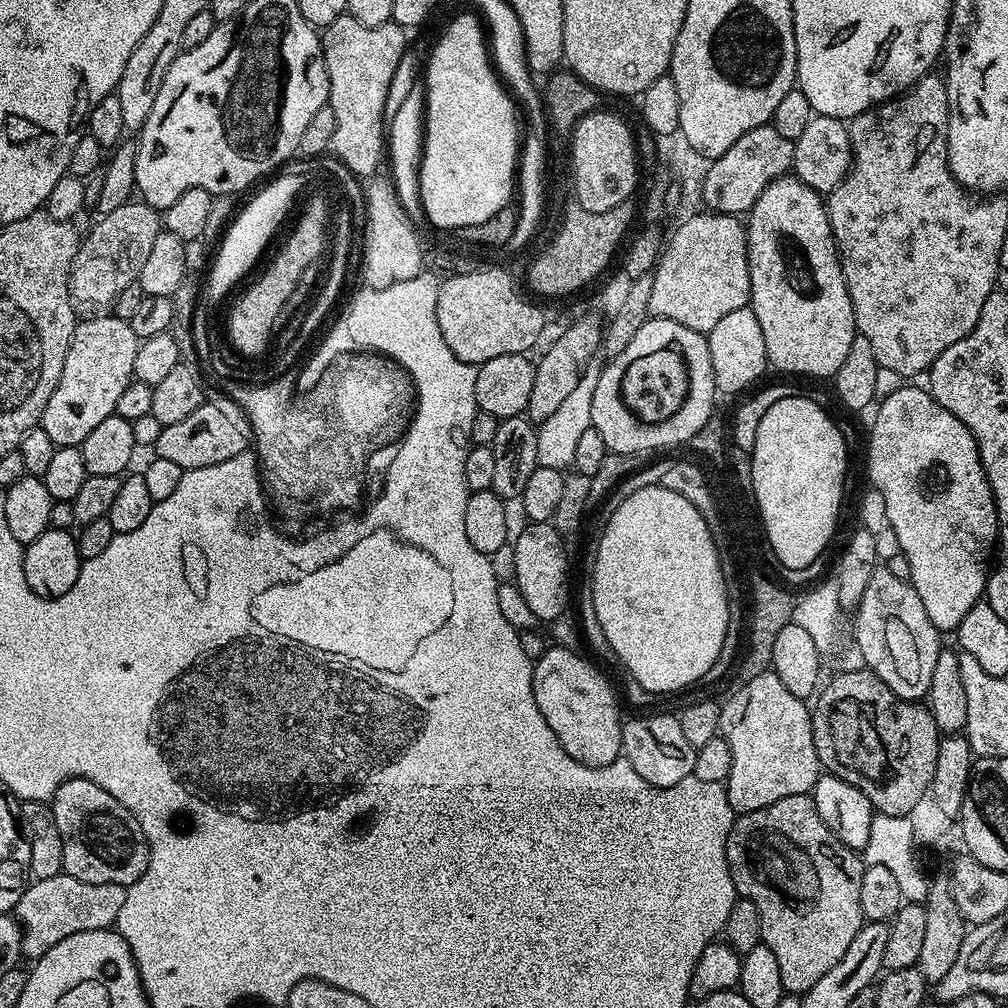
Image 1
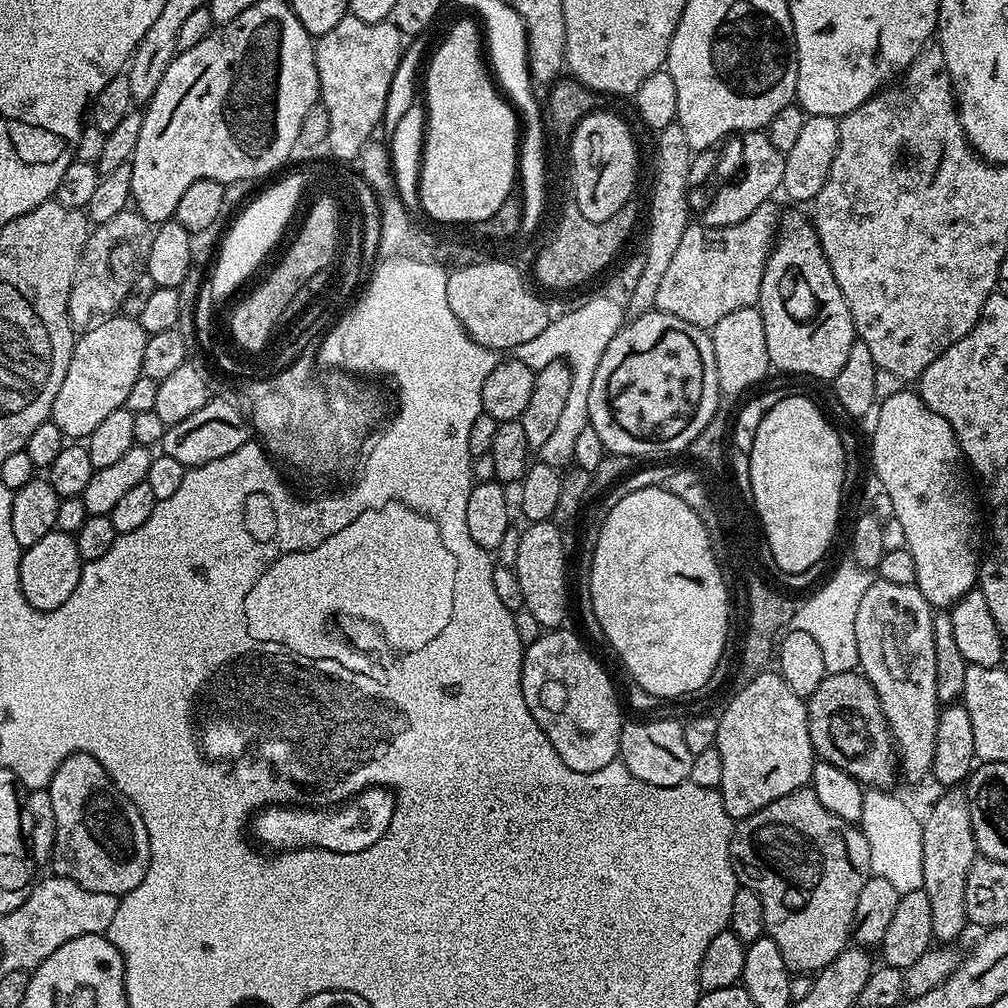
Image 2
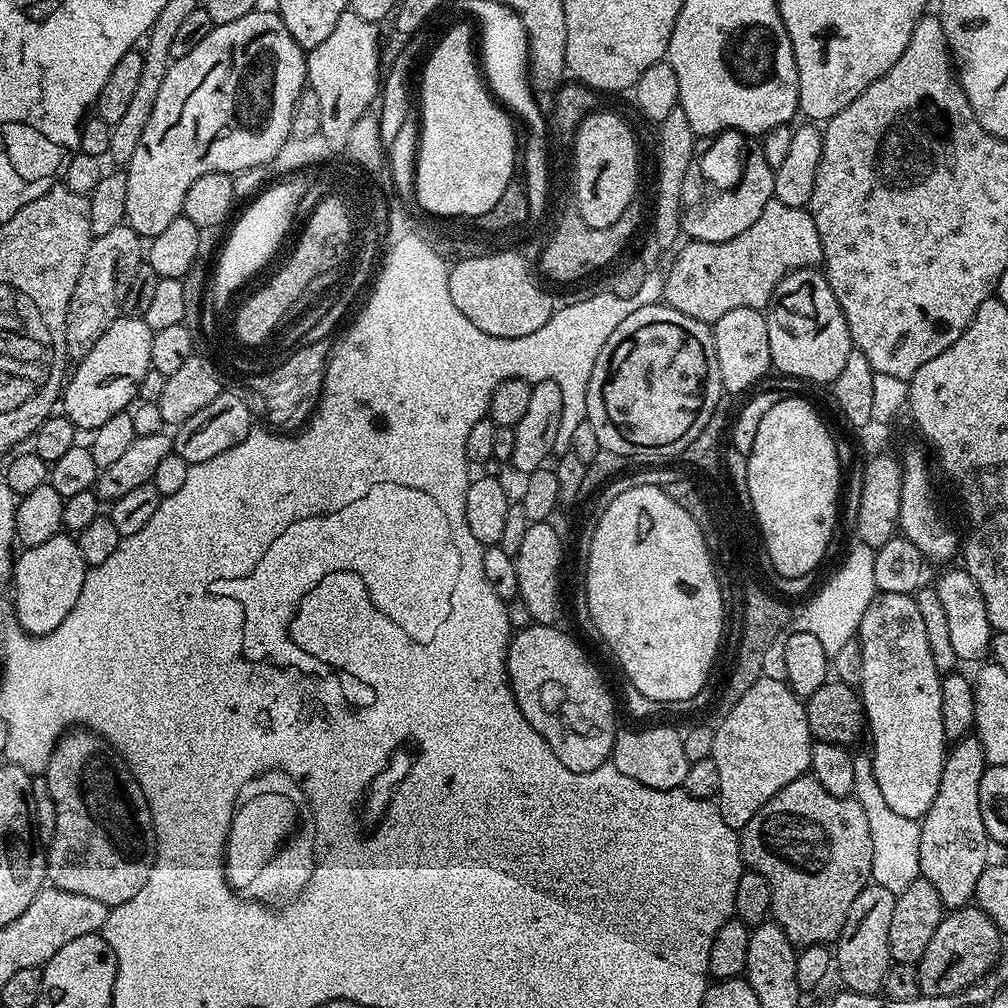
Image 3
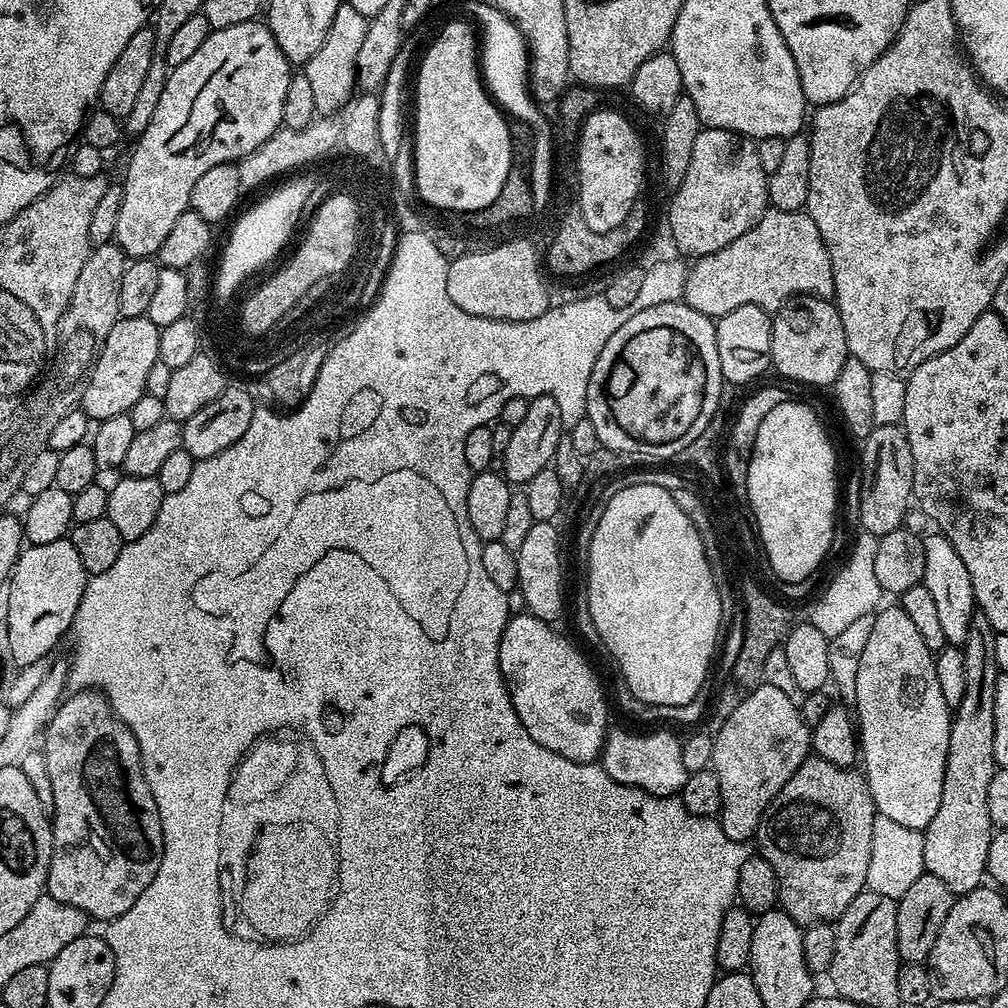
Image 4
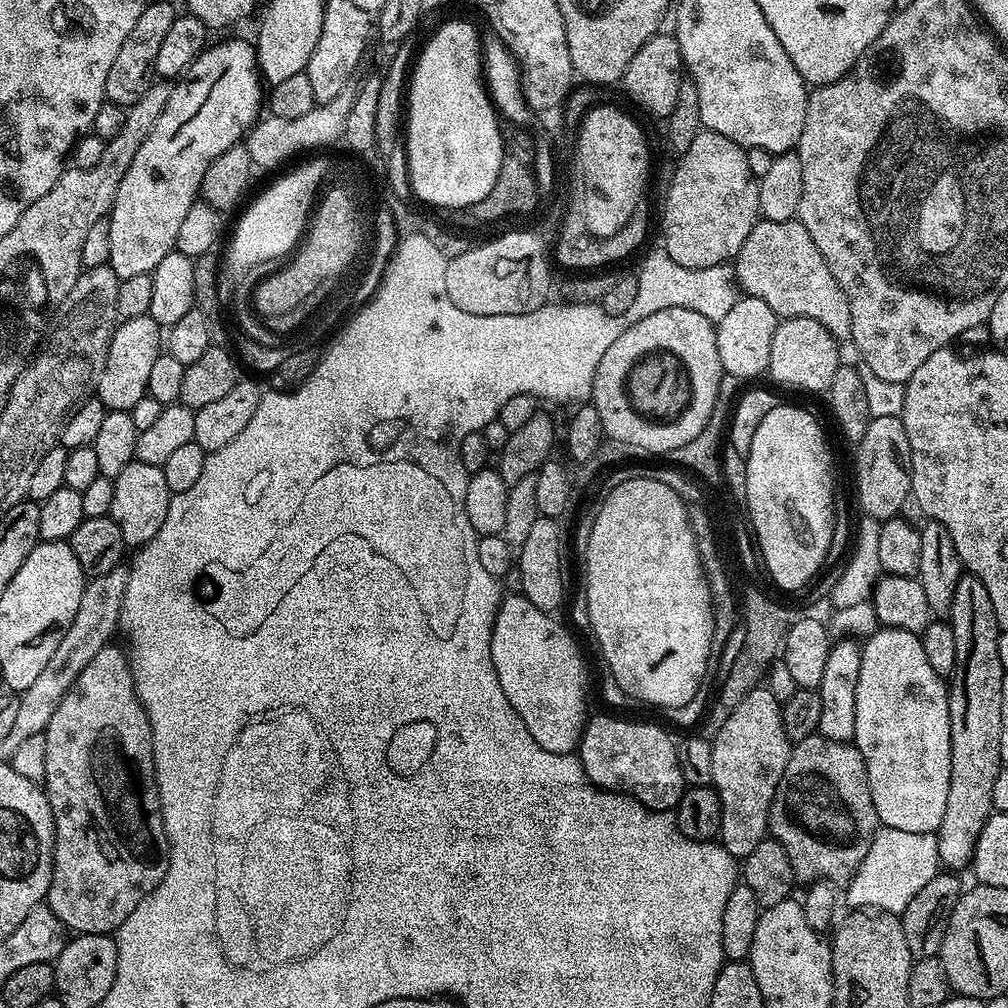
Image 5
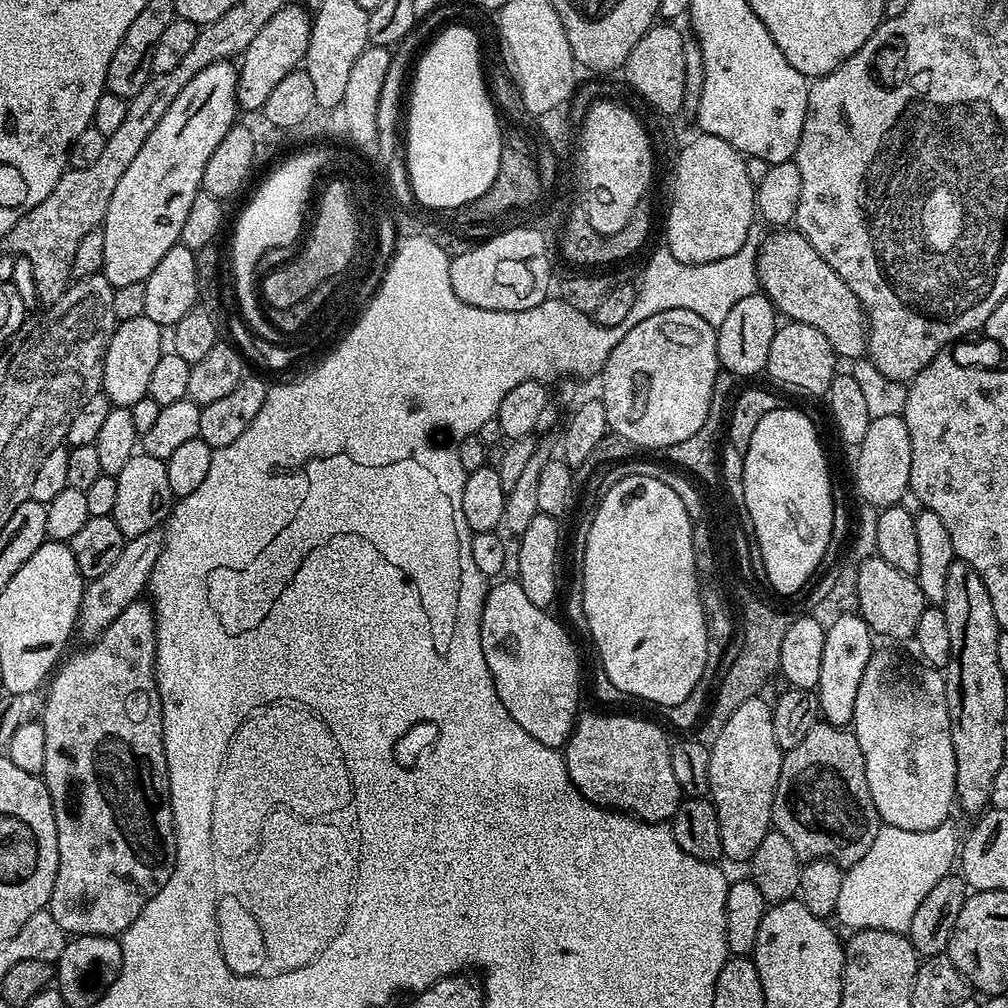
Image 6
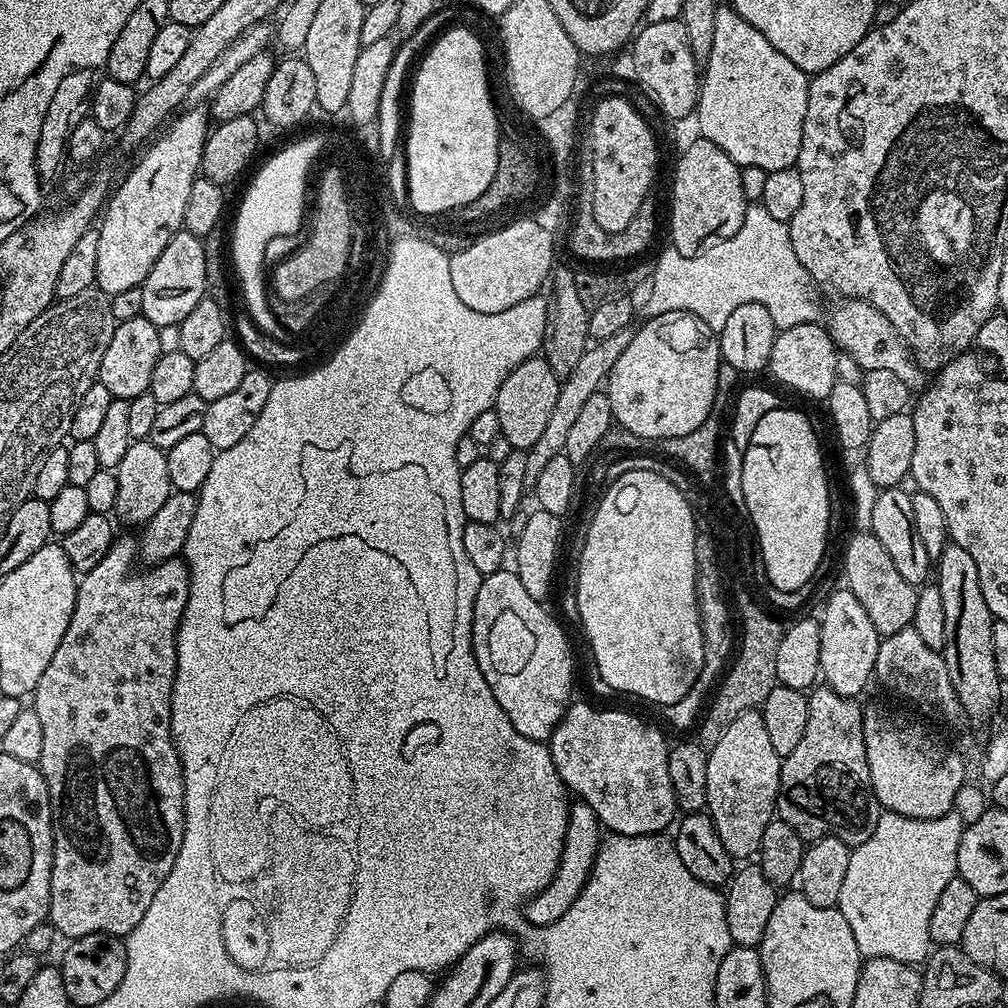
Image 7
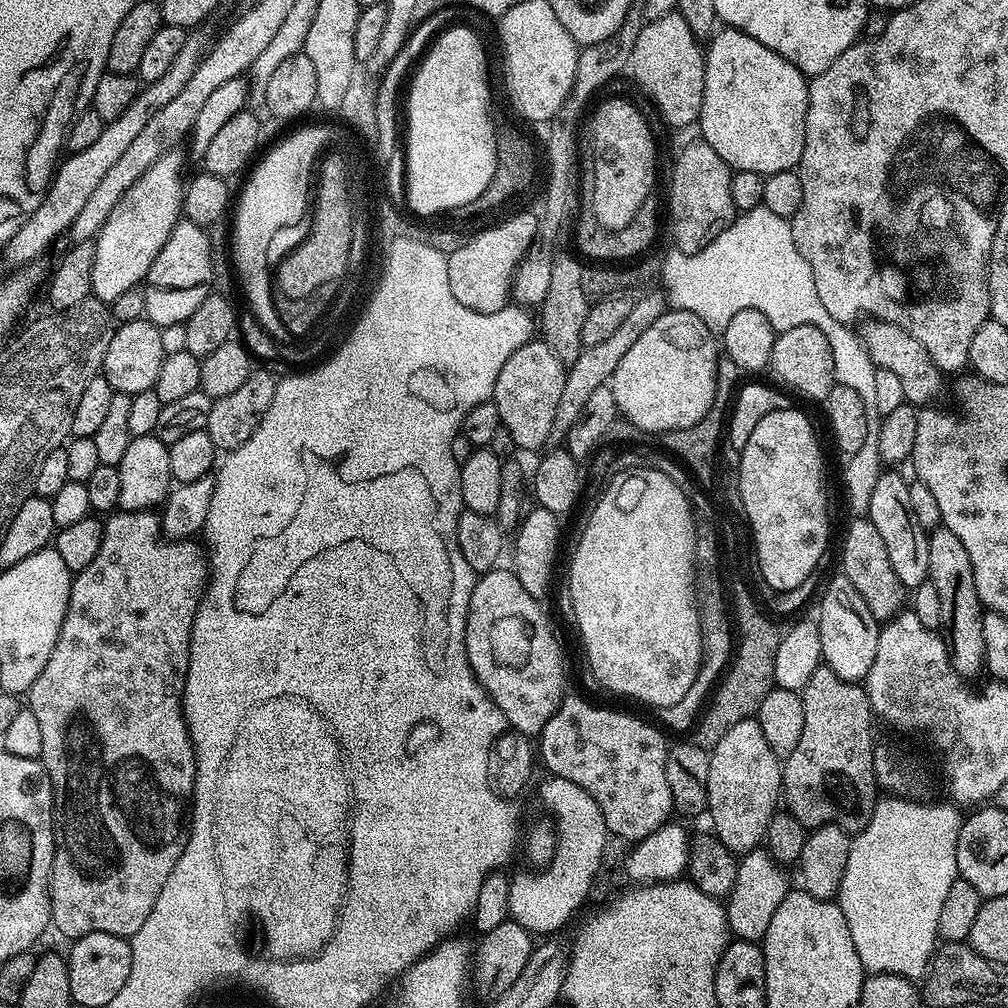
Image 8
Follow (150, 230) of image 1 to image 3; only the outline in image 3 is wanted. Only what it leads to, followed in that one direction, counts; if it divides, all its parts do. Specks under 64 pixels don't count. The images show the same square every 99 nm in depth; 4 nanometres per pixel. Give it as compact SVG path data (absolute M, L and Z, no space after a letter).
M121 226L93 239L82 266L82 274L74 286L66 318L66 342L69 357L84 356L92 343L108 329L115 320L121 319L126 290L130 281L146 260L146 244L134 229Z

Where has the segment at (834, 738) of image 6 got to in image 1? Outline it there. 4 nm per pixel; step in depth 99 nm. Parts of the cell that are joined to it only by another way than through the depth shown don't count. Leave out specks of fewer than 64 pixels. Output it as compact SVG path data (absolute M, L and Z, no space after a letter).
M790 794L790 798L778 798L778 802L774 802L770 806L762 806L762 810L746 812L733 819L732 828L728 831L726 838L726 862L730 870L730 878L736 887L737 897L752 900L754 906L758 906L758 914L762 918L762 943L774 953L774 959L778 961L778 971L782 974L782 986L785 993L803 994L808 992L810 986L814 986L814 982L818 982L818 978L822 978L822 974L826 974L826 970L830 970L830 966L836 965L842 959L842 954L846 954L846 946L850 946L850 942L854 942L854 934L858 934L858 930L866 923L860 901L862 874L866 867L861 853L857 849L847 848L828 829L826 822L822 822L822 818L818 818L818 810L811 795Z

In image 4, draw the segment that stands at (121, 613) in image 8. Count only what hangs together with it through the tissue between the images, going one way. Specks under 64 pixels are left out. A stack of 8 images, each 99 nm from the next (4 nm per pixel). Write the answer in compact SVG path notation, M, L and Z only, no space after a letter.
M78 690L74 696L61 703L58 711L52 715L51 722L42 733L42 751L46 758L46 770L50 770L50 786L54 790L54 802L50 819L52 821L52 857L48 867L47 895L53 896L58 902L66 902L66 906L74 906L82 910L93 921L107 922L126 914L134 902L138 902L138 894L150 886L154 874L158 874L158 866L162 862L164 839L162 838L162 822L158 818L158 806L154 802L154 794L150 794L150 786L146 782L146 774L140 757L140 747L134 734L113 713L108 705L108 698L99 690Z

